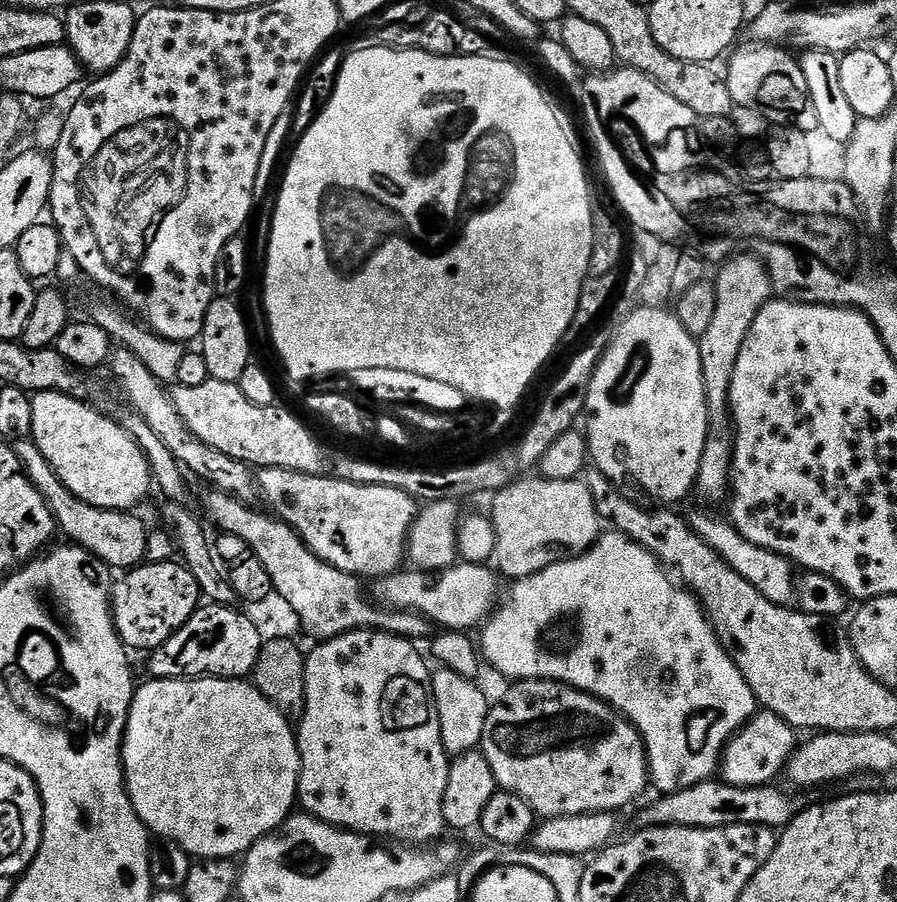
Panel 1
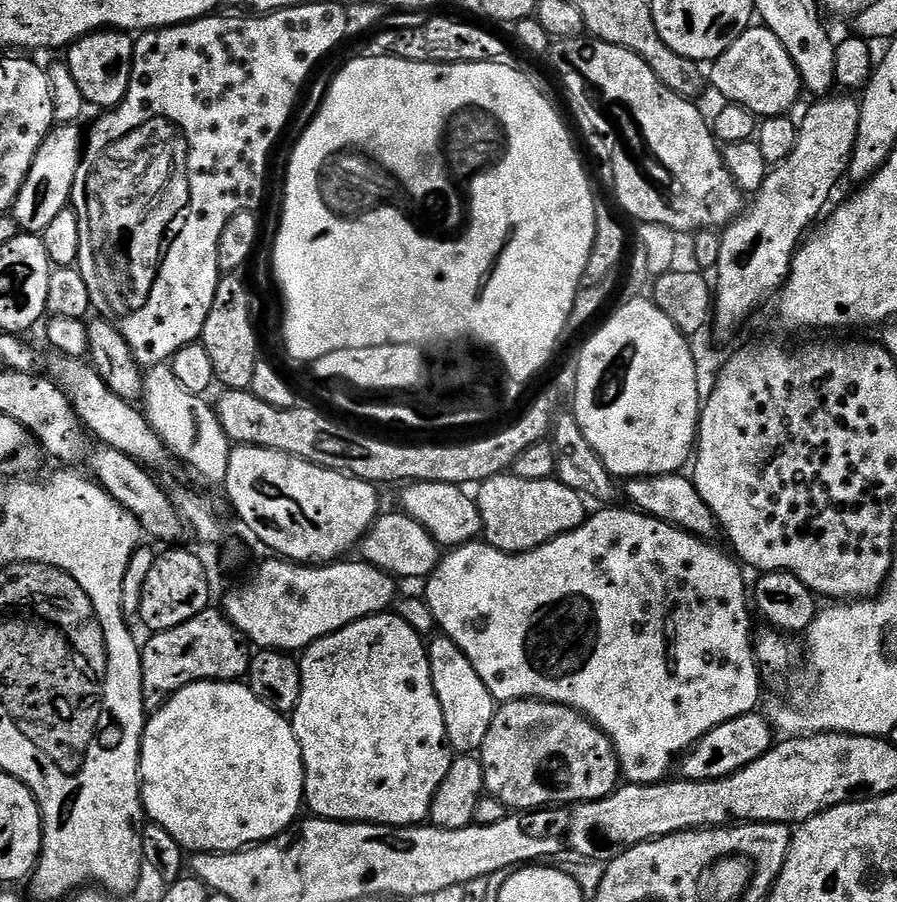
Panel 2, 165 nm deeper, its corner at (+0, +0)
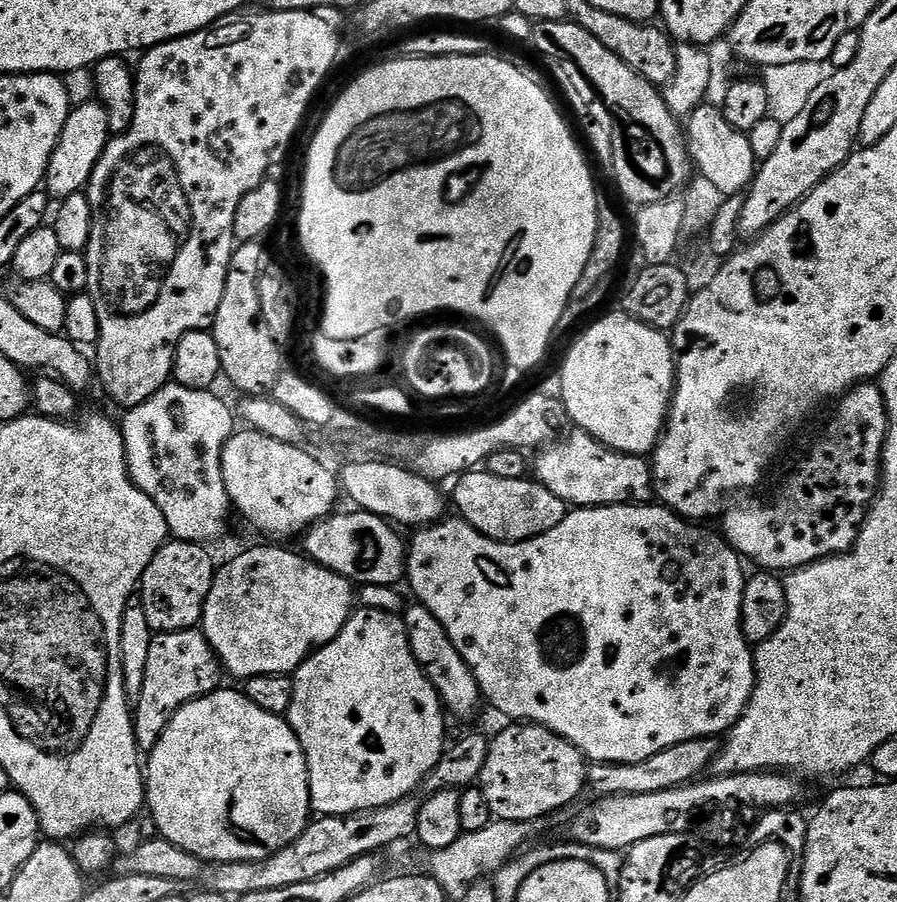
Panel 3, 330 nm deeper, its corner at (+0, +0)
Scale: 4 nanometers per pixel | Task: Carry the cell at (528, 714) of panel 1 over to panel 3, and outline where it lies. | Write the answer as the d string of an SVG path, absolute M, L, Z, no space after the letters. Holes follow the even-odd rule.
M531 722L525 723L523 726L508 726L512 728L504 728L495 737L491 737L488 745L488 757L486 758L486 766L482 766L482 774L478 781L478 787L482 790L482 794L486 794L486 802L490 802L490 810L493 817L497 820L515 820L517 822L533 822L532 820L540 820L543 816L548 816L551 812L556 812L559 808L564 808L567 804L572 804L580 796L580 791L585 791L586 781L588 778L589 765L586 763L586 757L579 752L568 740L563 740L558 734L554 734L548 728L542 728L539 724Z

